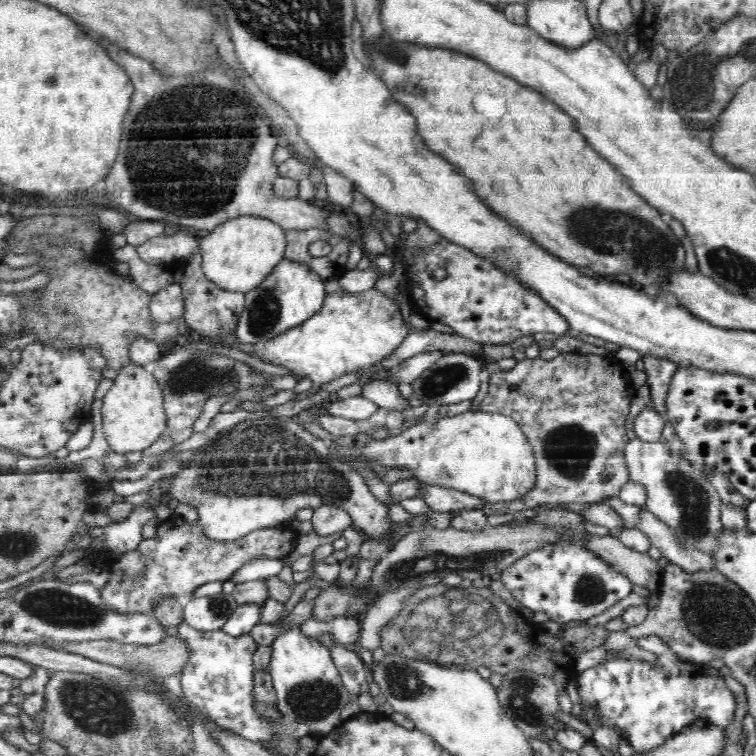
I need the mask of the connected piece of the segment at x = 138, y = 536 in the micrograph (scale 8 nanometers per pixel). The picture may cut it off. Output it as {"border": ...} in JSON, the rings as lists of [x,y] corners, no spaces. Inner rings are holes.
{"border":[[[136,505],[126,521],[116,524],[112,522],[105,527],[90,527],[87,533],[94,538],[99,538],[107,547],[107,551],[124,554],[136,551],[142,542],[142,527],[150,521],[160,523],[152,508]]]}

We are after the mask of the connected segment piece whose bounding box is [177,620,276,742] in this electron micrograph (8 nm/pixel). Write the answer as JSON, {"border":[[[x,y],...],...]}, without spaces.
{"border":[[[182,620],[177,629],[179,638],[185,642],[190,654],[190,660],[184,666],[181,676],[182,692],[185,698],[208,719],[212,719],[216,725],[248,740],[264,742],[271,733],[276,732],[275,727],[271,726],[271,723],[264,723],[254,710],[253,656],[258,646],[252,635],[246,633],[232,636],[222,629],[203,631],[192,628],[185,620]]]}

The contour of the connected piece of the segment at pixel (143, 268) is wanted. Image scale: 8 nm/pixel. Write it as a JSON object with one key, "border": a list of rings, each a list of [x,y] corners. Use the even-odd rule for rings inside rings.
{"border":[[[128,244],[112,250],[112,256],[129,266],[132,280],[149,295],[158,294],[162,288],[170,284],[180,285],[186,276],[186,259],[150,264],[140,259],[137,246]]]}

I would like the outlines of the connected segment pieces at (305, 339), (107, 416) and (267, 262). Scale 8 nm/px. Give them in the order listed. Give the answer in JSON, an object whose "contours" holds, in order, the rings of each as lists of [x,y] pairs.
{"contours":[[[[375,287],[359,293],[349,293],[341,288],[327,293],[322,308],[295,328],[254,344],[234,342],[238,350],[264,362],[282,365],[301,377],[309,377],[315,387],[319,387],[343,374],[369,369],[396,350],[409,335],[400,312],[398,302]]],[[[132,362],[123,366],[102,399],[101,414],[103,434],[111,450],[126,455],[151,447],[166,426],[162,389],[151,369]]],[[[257,214],[231,217],[200,239],[200,257],[204,274],[218,287],[246,294],[259,285],[284,259],[286,232],[269,217]]]]}

